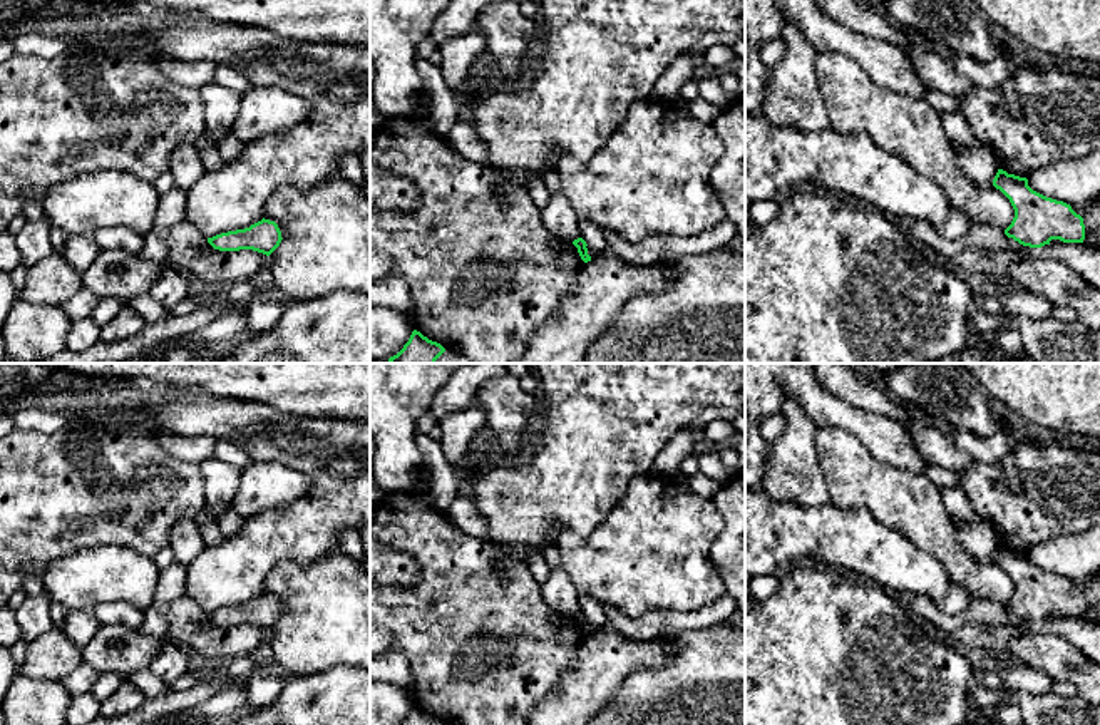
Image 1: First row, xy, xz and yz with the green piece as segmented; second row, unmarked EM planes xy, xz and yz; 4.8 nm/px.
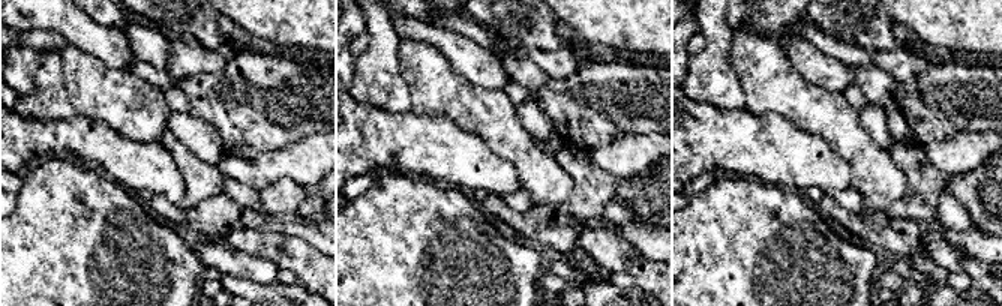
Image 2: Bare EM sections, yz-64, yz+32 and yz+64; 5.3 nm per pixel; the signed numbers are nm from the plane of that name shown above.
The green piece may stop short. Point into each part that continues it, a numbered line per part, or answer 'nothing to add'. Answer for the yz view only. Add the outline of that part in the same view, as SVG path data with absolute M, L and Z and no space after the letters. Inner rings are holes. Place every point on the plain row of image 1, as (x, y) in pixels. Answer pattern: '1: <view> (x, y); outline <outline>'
nothing to add

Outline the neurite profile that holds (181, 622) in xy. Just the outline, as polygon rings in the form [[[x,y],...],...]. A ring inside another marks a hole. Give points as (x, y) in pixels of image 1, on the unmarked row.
[[[189,596],[152,603],[142,611],[144,635],[208,658],[251,656],[265,643],[266,630],[253,625],[219,626]]]

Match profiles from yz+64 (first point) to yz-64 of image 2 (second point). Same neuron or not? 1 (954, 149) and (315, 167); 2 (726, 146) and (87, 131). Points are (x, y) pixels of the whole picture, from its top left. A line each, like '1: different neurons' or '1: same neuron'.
1: same neuron
2: same neuron

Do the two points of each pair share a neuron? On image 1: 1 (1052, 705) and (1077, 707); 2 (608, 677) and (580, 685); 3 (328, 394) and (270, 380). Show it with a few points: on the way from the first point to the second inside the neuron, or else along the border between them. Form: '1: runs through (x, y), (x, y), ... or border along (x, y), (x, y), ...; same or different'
1: runs through (1058, 707), (1070, 707); same
2: runs through (601, 677), (586, 685); same
3: runs through (313, 380), (285, 380); same

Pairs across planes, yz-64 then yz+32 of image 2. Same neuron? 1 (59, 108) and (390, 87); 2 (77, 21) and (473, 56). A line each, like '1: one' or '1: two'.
1: one
2: one

